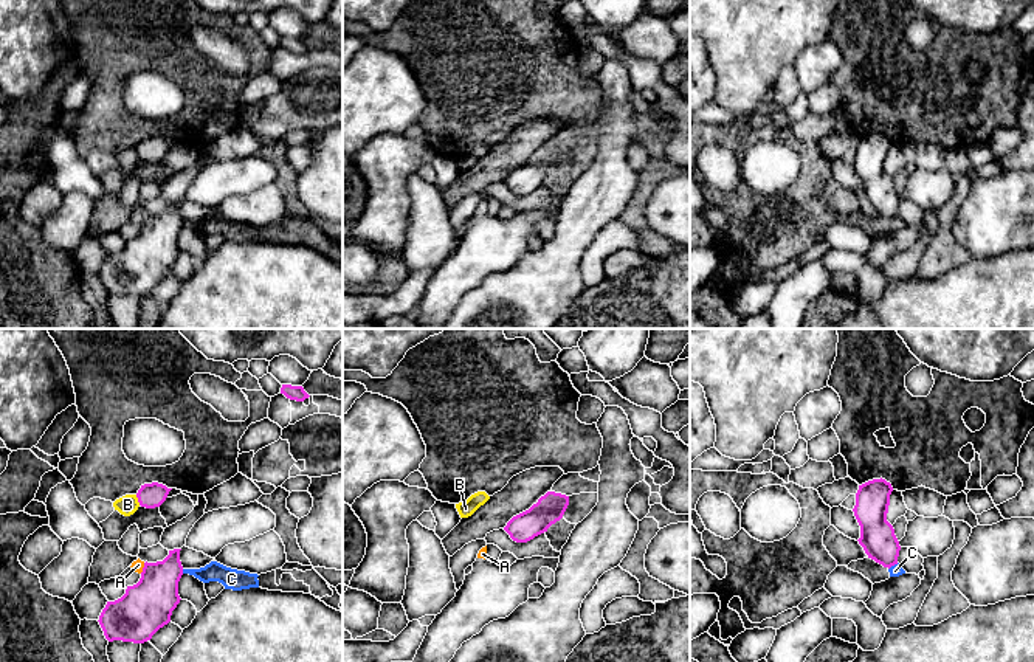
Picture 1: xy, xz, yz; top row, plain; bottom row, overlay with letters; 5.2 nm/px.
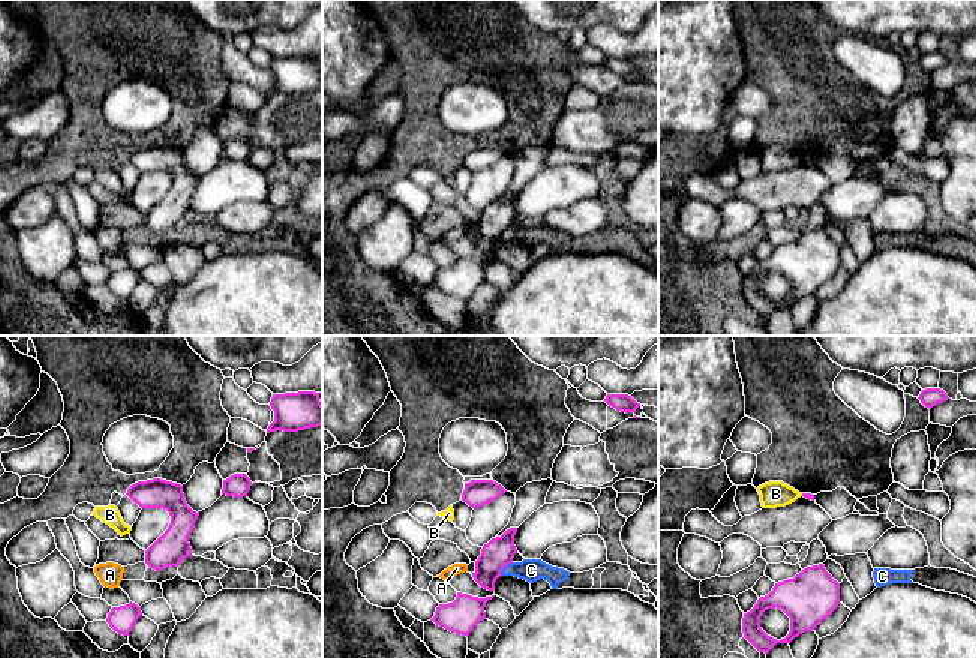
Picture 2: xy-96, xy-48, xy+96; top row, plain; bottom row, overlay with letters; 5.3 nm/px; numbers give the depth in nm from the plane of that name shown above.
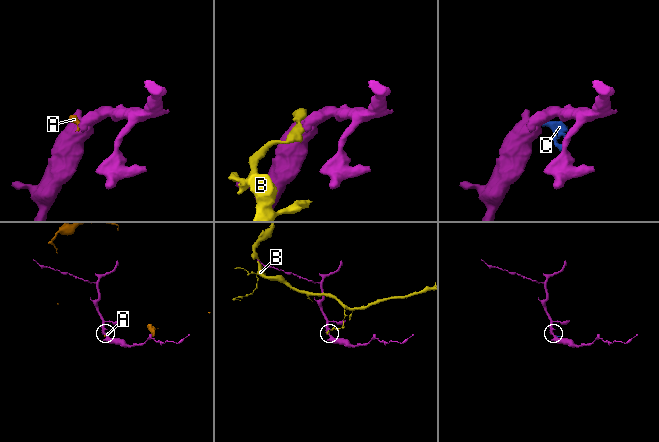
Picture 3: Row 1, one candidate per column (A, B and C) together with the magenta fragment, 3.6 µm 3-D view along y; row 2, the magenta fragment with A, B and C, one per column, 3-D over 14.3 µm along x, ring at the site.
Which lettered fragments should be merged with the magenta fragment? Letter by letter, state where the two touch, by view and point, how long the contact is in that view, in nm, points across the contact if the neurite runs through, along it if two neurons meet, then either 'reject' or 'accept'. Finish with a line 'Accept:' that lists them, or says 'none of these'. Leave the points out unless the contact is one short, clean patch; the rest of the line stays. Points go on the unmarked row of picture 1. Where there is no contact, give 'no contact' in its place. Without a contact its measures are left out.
A: meets magenta in xy at (143, 220); contact 60 nm long; border along xy (144, 216), (140, 225); reject
B: meets magenta in xy at (138, 152); contact 60 nm long; border along xy (135, 148), (140, 157); reject
C: meets magenta in yz at (893, 217); contact 70 nm long; border along yz (898, 216), (889, 222); reject
Accept: none of these

